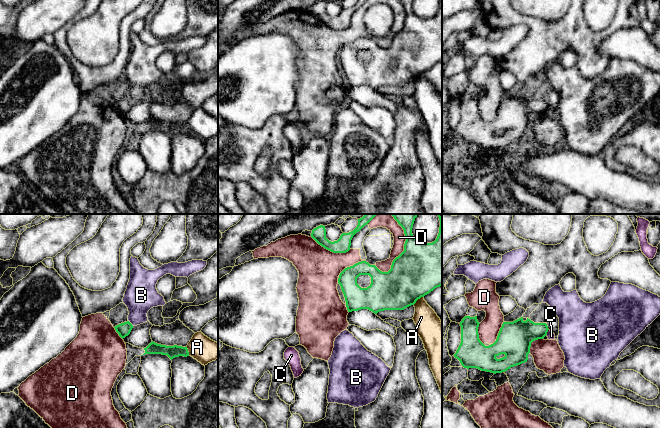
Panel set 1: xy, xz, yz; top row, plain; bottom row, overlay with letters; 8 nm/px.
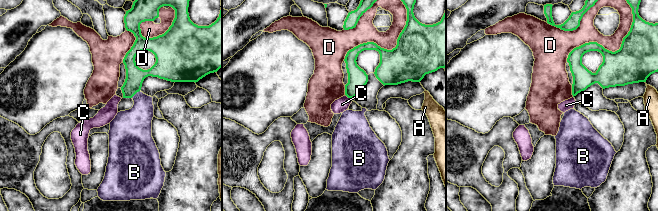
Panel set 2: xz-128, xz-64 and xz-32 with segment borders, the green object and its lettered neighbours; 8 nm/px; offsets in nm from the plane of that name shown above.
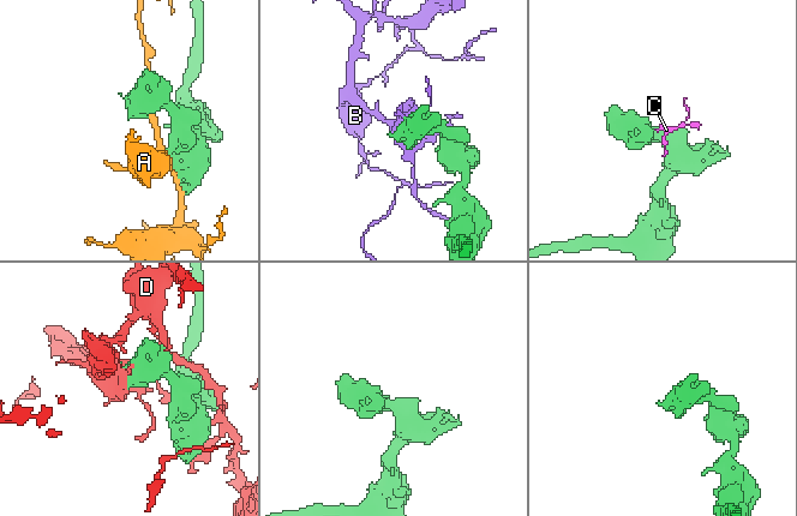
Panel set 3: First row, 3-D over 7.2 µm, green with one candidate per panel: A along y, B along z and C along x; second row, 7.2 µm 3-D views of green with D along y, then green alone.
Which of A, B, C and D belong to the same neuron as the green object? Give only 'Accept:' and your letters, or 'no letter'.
Accept: no letter

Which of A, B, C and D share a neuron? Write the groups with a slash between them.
A / B / C / D

